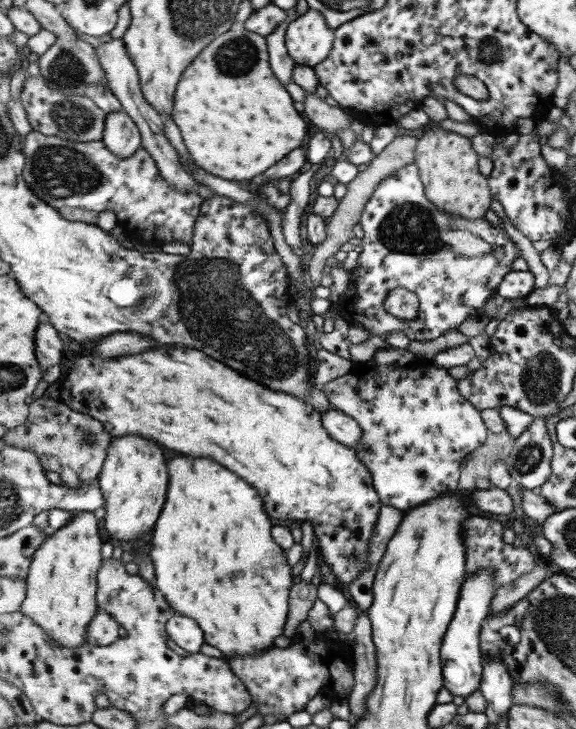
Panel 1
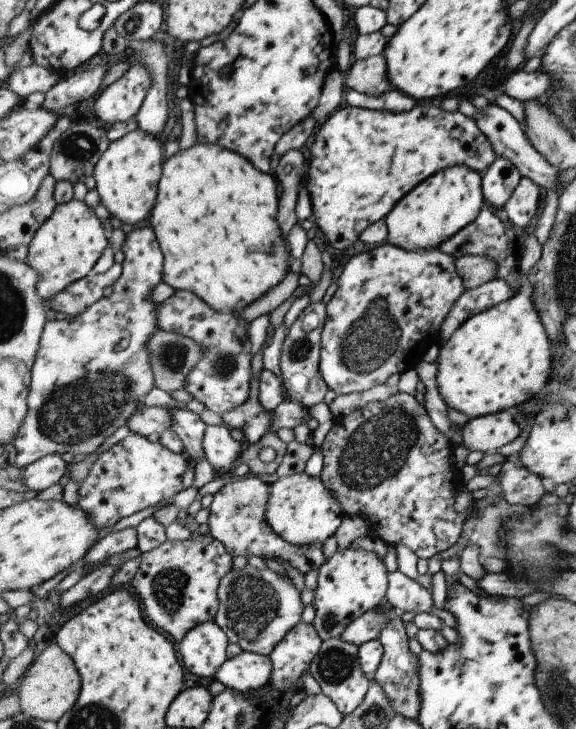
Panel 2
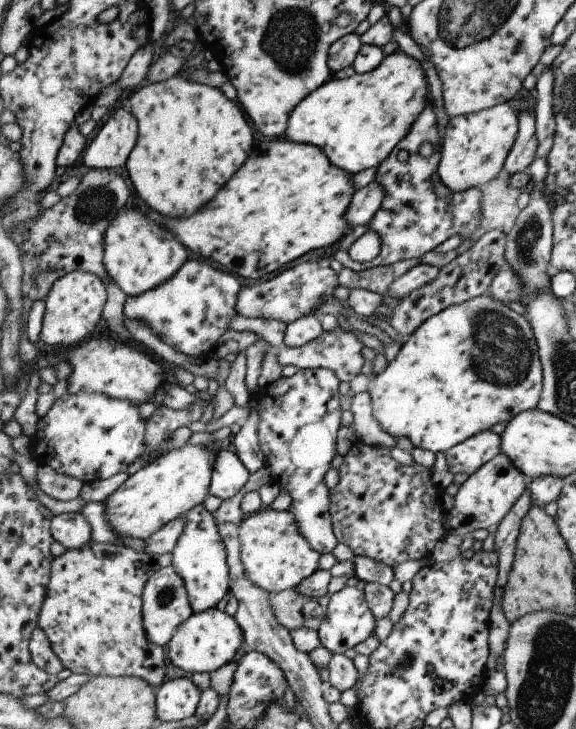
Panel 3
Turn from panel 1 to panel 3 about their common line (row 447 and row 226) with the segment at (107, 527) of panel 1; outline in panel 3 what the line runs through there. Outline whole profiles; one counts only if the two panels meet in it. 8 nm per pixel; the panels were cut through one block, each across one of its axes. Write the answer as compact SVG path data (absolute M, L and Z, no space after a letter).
M127 208L109 226L105 237L104 263L107 273L128 296L141 296L167 280L189 260L189 250L173 232L135 208Z

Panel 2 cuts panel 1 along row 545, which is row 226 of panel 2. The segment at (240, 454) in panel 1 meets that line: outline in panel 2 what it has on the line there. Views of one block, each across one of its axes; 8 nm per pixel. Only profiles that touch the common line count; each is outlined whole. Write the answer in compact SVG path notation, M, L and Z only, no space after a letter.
M423 102L409 112L348 105L324 122L312 143L304 185L312 202L314 224L321 228L329 244L341 250L355 244L366 228L381 219L387 219L397 203L430 176L461 165L483 175L496 162L498 155L492 141L477 126L475 119L465 116L461 111L445 111L436 102Z

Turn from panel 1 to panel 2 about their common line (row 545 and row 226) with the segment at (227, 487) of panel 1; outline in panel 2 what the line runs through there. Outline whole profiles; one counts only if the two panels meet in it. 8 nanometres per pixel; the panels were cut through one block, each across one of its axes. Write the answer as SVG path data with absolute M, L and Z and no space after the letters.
M197 142L187 150L175 153L164 162L164 174L160 180L160 194L158 195L156 206L153 207L150 215L150 224L156 231L157 238L160 240L161 250L165 255L164 281L169 286L173 286L175 290L194 292L215 310L231 311L239 314L245 308L255 304L257 300L263 299L273 288L277 288L291 272L289 262L293 260L295 254L287 249L288 243L281 231L279 214L279 180L273 173L261 172L257 165L253 166L253 161L249 160L248 157L241 156L241 153L221 148L221 145L218 144L199 144Z

